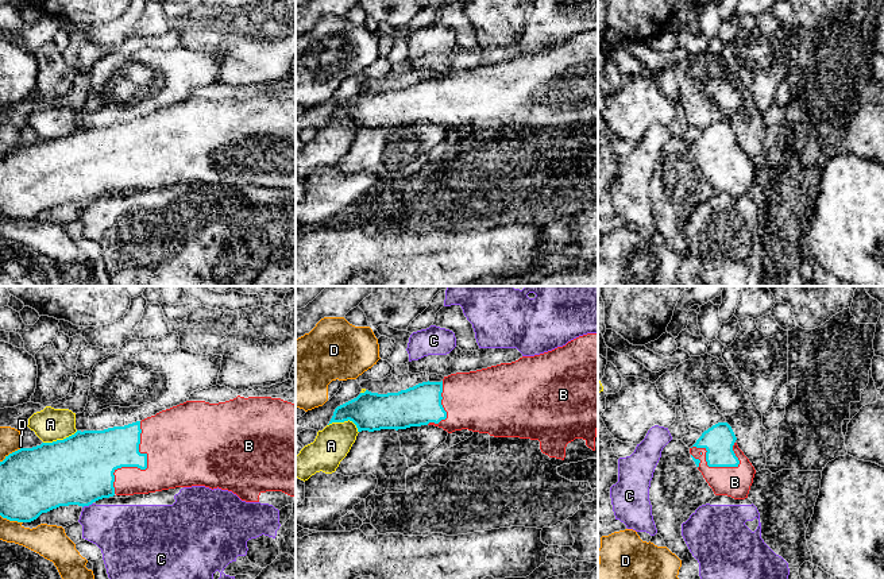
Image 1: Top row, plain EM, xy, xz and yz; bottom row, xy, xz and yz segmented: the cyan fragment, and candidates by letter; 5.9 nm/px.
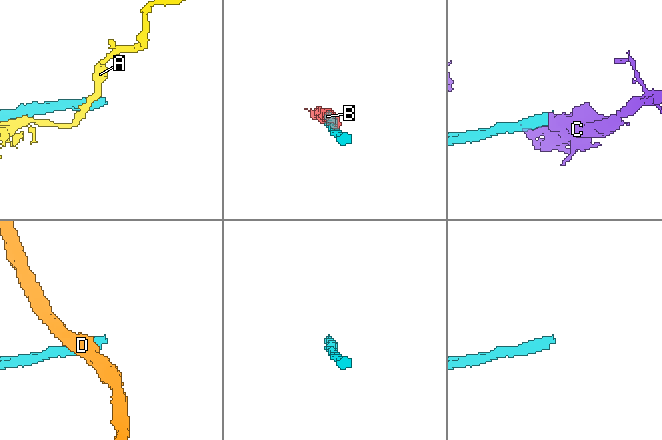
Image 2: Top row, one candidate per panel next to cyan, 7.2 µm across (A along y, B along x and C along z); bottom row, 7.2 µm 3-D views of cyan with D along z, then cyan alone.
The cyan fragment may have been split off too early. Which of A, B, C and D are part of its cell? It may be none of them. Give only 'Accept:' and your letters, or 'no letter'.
Accept: B

